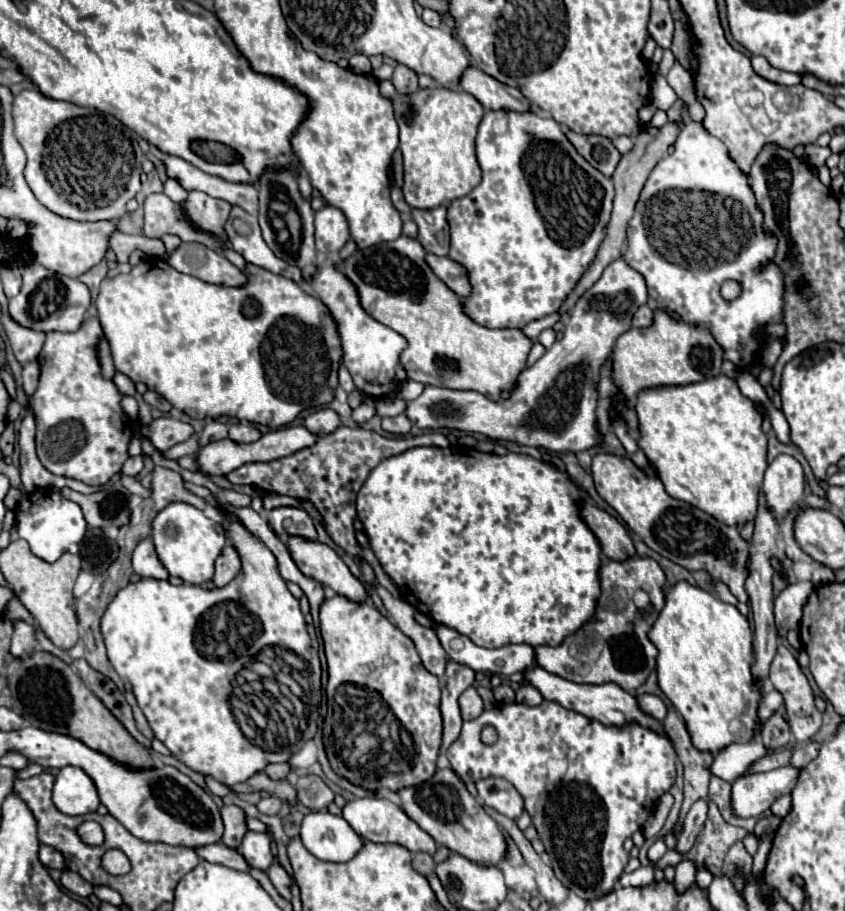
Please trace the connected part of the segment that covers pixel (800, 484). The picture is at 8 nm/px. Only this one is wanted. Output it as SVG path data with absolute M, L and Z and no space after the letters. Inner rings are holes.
M777 456L763 480L763 502L779 520L789 514L803 498L803 488L805 488L805 478L803 478L803 468L793 456Z

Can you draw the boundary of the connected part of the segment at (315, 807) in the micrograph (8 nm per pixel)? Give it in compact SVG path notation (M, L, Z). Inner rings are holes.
M303 776L295 780L297 788L297 798L303 806L307 806L313 812L325 810L333 802L333 792L323 784L321 778L317 776Z

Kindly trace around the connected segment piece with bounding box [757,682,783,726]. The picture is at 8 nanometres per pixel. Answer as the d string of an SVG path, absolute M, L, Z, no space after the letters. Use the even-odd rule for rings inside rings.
M767 682L765 688L763 688L763 700L759 704L759 710L757 710L757 724L763 726L765 720L775 714L777 710L781 710L781 704L783 704L783 698L781 694Z

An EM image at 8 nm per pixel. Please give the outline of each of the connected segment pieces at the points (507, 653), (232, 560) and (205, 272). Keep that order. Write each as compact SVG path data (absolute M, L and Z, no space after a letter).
M439 626L437 636L455 662L461 662L485 674L515 674L533 666L535 652L529 644L507 644L503 648L481 648L471 638L455 632L453 628Z
M225 546L223 552L219 554L217 562L215 562L215 576L213 576L213 584L215 586L225 586L229 584L241 570L241 560L239 554L235 552L233 546Z
M183 242L169 258L169 264L189 276L195 276L203 282L241 288L247 284L247 276L231 264L221 252L215 252L199 242Z

